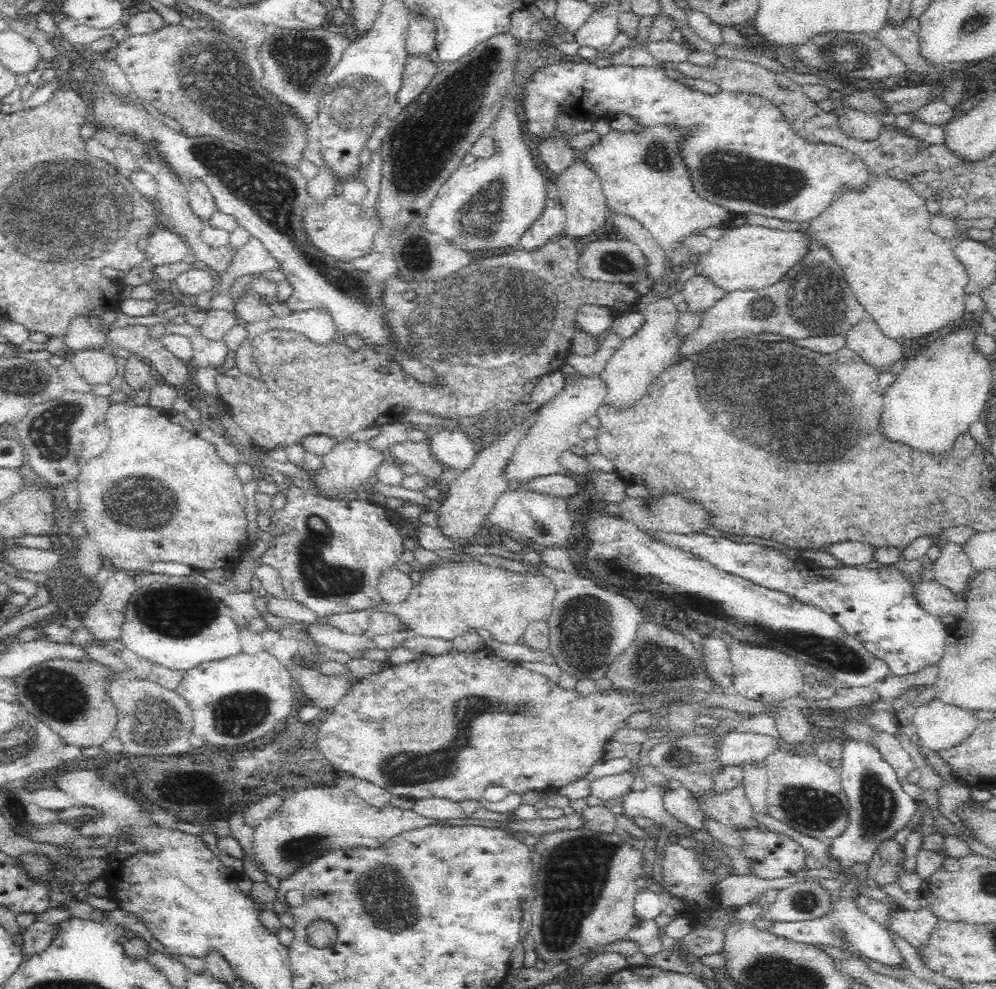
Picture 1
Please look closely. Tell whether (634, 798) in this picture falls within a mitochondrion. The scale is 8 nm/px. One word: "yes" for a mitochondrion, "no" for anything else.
no

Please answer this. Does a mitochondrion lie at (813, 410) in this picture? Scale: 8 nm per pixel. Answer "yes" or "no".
yes

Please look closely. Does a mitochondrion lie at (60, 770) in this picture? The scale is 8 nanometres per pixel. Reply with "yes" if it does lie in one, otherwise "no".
no

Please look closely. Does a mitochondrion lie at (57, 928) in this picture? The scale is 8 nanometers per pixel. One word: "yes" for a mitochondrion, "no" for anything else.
no

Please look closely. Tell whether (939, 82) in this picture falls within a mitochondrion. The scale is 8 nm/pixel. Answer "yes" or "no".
no

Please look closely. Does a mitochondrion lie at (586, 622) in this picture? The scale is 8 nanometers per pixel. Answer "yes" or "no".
yes

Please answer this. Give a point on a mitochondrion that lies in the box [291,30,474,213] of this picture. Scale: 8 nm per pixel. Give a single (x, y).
(355, 100)

